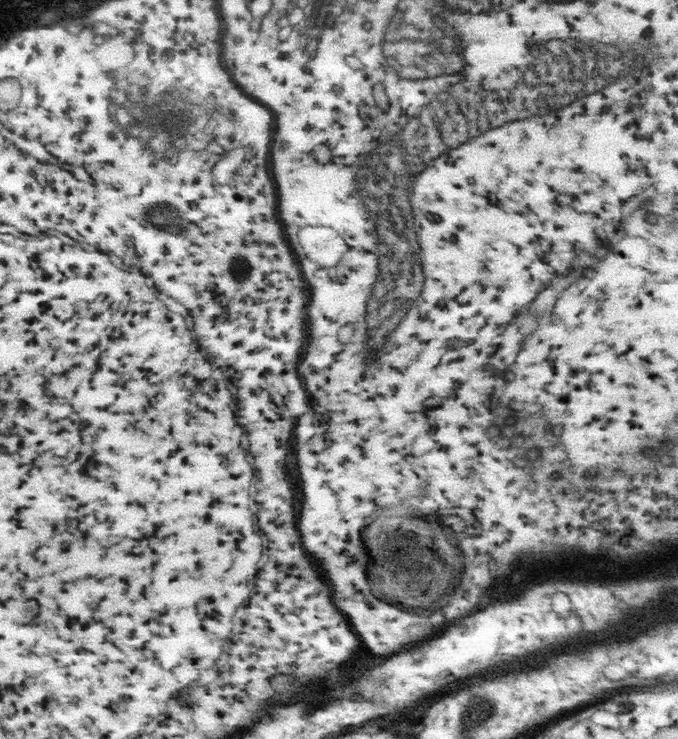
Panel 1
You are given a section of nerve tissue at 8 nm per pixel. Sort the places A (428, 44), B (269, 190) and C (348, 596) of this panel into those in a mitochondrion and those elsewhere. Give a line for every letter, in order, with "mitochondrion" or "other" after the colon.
A: mitochondrion
B: other
C: other

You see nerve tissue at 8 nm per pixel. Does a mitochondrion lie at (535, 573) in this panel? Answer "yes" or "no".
no

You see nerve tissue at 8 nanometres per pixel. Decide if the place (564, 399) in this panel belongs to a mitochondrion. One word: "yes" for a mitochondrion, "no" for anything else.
no

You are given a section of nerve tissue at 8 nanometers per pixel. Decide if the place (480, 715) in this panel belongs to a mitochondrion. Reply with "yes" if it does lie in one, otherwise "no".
yes

